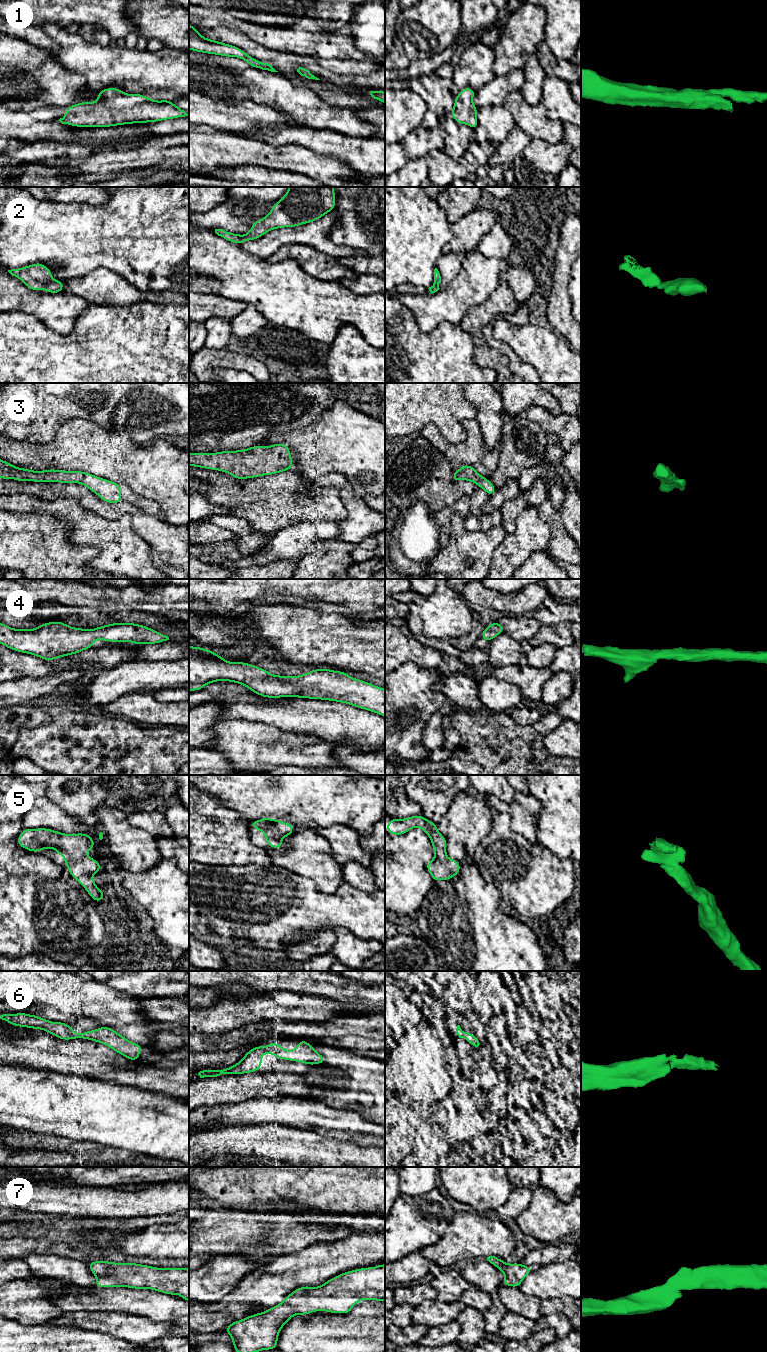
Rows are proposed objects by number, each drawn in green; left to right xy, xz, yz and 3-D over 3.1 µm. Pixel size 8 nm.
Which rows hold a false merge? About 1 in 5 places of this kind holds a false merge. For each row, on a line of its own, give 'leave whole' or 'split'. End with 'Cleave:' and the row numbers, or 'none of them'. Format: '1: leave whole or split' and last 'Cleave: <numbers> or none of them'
1: leave whole
2: leave whole
3: leave whole
4: leave whole
5: leave whole
6: leave whole
7: leave whole
Cleave: none of them

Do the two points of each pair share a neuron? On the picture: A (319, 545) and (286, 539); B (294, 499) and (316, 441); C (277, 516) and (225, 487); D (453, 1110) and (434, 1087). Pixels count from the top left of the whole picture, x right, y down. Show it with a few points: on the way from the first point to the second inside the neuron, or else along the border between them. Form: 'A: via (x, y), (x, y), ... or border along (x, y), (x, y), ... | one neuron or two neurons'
A: via (311, 541), (294, 540) | one neuron
B: border along (291, 469), (296, 470), (304, 481), (312, 484) | two neurons
C: via (264, 503), (258, 500), (245, 500), (238, 497) | one neuron
D: border along (454, 1077), (451, 1090), (442, 1099), (427, 1107) | two neurons

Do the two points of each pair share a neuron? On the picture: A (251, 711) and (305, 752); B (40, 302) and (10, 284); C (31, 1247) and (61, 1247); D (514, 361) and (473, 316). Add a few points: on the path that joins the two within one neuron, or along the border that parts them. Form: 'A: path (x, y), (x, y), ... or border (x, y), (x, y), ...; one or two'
A: border (245, 718), (273, 724), (289, 731); two
B: path (33, 302), (27, 301), (17, 291); one
C: path (38, 1247), (54, 1247); one
D: border (505, 355), (508, 361), (508, 368), (512, 372); two

